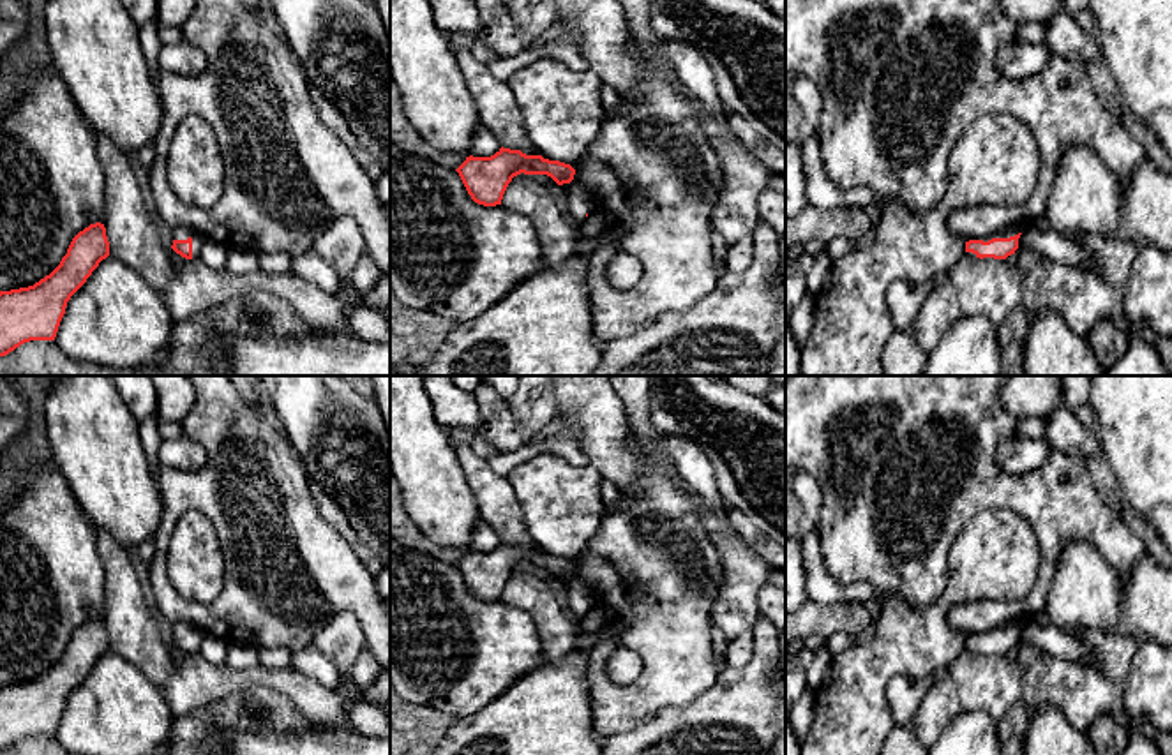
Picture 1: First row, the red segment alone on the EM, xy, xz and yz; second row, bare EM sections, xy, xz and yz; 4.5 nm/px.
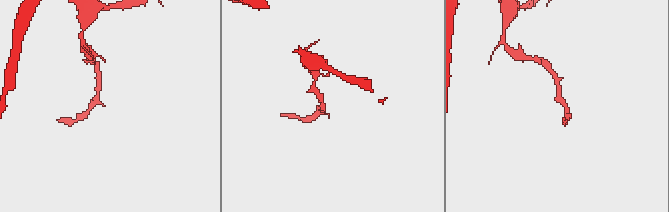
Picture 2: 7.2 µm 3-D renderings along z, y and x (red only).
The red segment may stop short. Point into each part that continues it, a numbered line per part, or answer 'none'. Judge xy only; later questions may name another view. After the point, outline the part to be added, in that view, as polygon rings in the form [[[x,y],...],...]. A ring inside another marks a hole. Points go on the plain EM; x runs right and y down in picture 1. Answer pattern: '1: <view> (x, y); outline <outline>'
1: xy (180, 628); outline [[[189,623],[173,624],[173,635],[187,635],[189,632],[192,633],[192,654],[198,654],[203,642],[203,632]]]

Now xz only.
1: xz (579, 597); outline [[[572,575],[567,579],[567,589],[568,589],[568,610],[572,617],[581,621],[584,614],[595,607],[597,600],[591,589],[586,587],[584,580],[577,575]]]

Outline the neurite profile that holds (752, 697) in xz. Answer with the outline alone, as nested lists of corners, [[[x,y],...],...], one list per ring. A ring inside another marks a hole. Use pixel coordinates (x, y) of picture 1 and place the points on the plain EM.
[[[759,617],[752,628],[754,656],[748,663],[727,665],[717,683],[685,707],[662,707],[623,734],[600,737],[602,755],[771,755],[773,743],[785,730],[778,633],[770,619]]]

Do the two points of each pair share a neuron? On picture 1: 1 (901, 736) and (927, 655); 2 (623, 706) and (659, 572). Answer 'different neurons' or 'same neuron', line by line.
1: different neurons
2: same neuron

